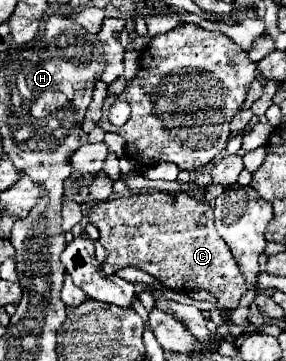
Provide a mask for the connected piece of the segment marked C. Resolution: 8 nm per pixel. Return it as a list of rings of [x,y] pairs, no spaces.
[[[168,191],[126,193],[108,199],[104,203],[96,203],[88,215],[88,221],[100,231],[100,243],[106,249],[102,269],[108,275],[114,275],[124,267],[138,267],[156,277],[162,285],[180,293],[188,293],[194,289],[208,289],[220,301],[220,307],[226,309],[236,309],[240,297],[248,291],[248,285],[240,275],[238,263],[234,261],[226,243],[216,233],[212,207],[208,203],[198,201],[196,197]]]

